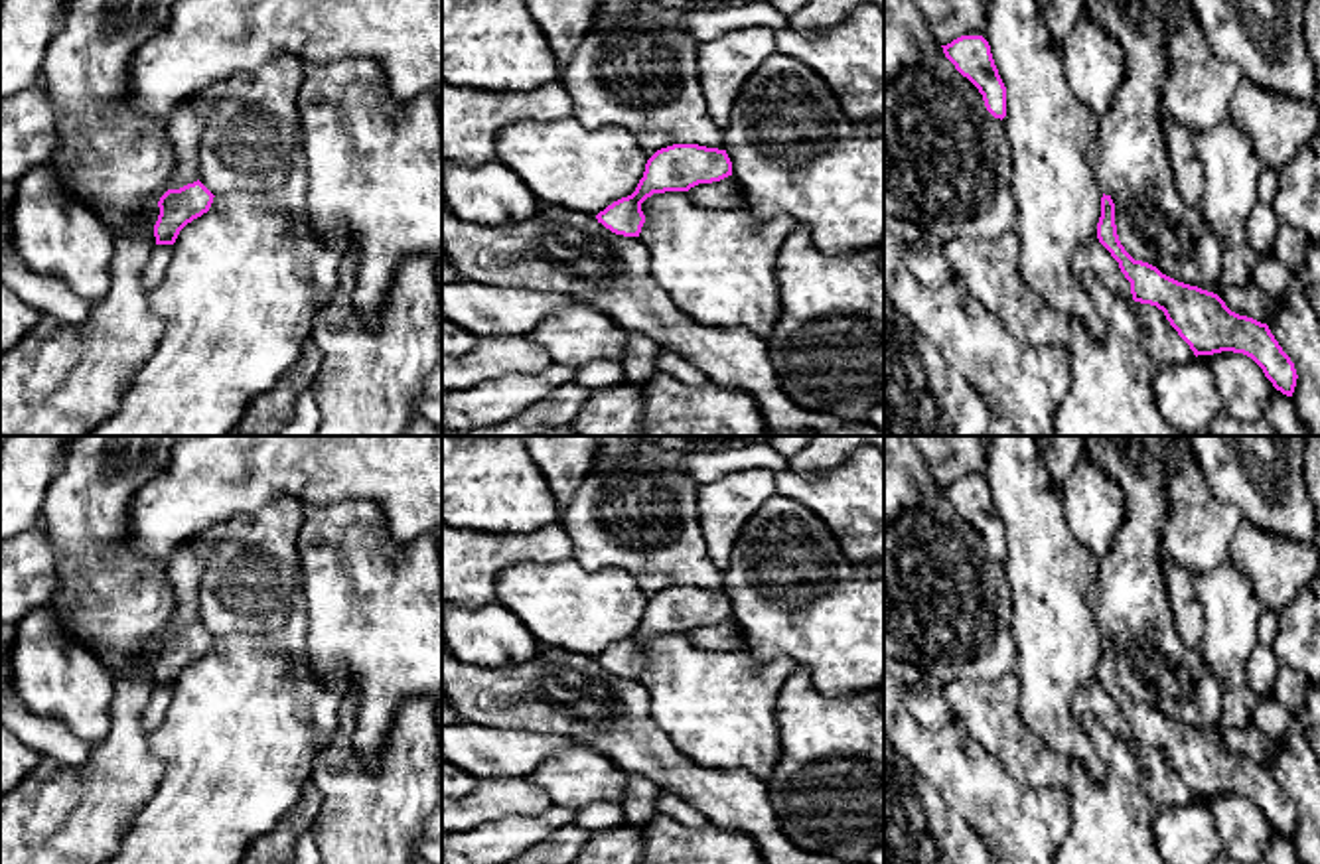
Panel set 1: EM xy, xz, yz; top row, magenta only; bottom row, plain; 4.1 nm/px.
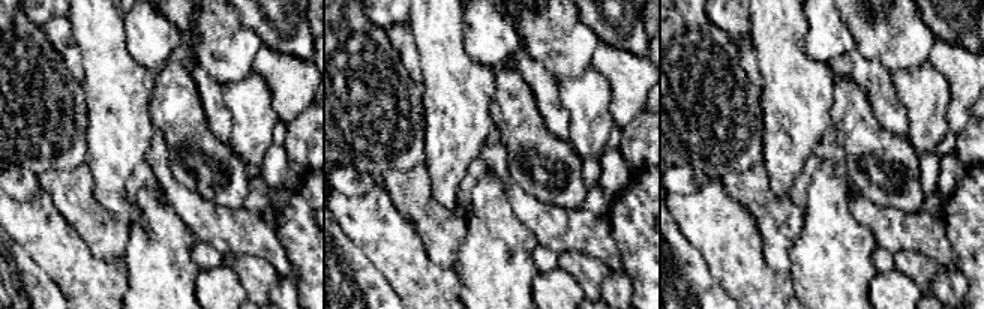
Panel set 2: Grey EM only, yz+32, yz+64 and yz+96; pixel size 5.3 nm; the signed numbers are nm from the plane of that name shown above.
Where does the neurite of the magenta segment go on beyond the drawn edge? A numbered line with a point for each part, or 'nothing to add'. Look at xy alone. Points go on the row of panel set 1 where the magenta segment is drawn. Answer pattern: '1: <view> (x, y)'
nothing to add

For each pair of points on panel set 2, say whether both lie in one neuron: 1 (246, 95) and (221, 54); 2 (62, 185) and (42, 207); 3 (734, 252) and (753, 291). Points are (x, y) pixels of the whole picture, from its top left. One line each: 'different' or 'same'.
1: different
2: different
3: same

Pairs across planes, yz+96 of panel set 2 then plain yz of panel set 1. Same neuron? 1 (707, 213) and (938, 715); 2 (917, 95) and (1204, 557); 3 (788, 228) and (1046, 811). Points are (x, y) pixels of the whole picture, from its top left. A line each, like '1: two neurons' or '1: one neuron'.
1: two neurons
2: two neurons
3: two neurons

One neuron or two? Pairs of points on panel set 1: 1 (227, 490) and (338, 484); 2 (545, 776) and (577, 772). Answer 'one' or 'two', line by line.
1: one
2: one

